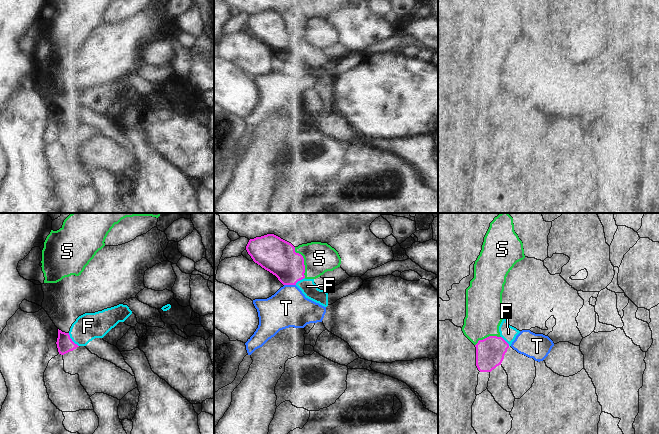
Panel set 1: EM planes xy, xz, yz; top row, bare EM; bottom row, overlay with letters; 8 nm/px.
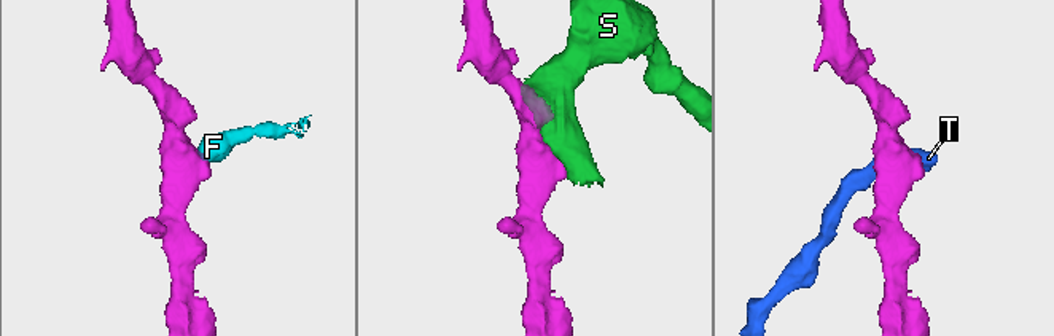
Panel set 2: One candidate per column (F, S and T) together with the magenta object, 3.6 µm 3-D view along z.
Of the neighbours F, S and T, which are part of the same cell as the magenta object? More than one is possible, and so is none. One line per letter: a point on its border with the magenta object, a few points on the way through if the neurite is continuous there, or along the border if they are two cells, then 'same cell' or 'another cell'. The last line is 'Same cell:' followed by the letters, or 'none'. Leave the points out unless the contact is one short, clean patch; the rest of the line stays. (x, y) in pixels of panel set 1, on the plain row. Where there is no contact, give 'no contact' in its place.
F: contact xy (71, 116); border xy (68, 109), (69, 113), (78, 122); another cell
S: contact xz (303, 37); another cell
T: contact xz (290, 60); another cell
Same cell: none

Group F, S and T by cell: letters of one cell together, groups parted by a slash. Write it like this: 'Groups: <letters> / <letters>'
Groups: F T / S.

